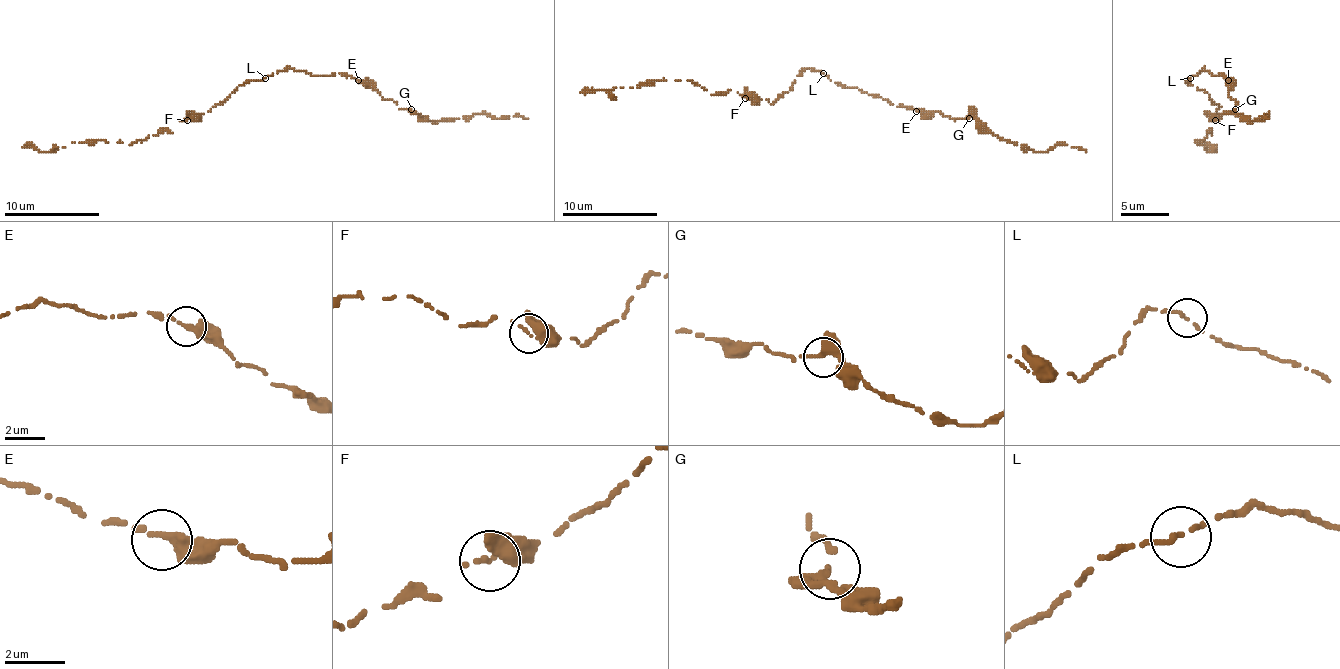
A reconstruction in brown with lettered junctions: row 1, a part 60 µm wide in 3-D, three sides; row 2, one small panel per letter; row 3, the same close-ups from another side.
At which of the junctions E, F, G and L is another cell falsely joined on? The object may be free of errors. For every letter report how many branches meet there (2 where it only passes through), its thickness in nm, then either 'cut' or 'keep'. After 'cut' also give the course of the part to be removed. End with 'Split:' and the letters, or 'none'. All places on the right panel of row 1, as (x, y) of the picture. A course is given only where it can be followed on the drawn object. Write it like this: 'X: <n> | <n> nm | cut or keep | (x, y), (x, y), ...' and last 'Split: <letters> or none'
E: 2 | 320 nm | keep
F: 1 | 320 nm | keep
G: 2 | 340 nm | keep
L: 1 | 240 nm | keep
Split: none

